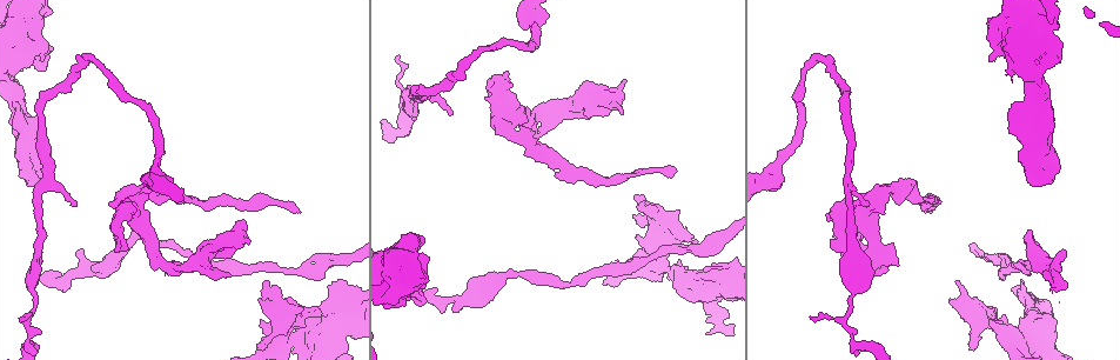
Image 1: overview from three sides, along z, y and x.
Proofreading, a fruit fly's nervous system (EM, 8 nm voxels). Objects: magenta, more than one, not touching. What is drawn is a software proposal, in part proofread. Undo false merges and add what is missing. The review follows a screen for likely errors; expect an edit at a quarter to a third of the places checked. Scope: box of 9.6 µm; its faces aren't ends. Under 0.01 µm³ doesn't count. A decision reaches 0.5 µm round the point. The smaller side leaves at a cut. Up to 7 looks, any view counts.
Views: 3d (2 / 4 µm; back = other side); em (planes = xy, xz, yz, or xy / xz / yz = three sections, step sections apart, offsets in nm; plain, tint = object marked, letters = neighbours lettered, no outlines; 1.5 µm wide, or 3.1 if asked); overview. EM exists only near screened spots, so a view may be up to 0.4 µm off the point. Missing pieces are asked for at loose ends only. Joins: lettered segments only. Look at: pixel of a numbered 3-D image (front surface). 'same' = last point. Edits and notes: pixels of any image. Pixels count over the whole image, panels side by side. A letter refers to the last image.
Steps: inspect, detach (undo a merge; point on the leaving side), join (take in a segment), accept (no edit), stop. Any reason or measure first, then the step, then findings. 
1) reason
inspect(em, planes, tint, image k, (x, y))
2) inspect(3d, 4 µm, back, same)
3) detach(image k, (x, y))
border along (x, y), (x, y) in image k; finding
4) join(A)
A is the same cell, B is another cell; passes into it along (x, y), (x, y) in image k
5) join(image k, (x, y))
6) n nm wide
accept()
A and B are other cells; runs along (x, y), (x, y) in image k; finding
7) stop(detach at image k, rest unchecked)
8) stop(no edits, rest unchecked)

free end
inspect(3d, 4 µm, image 1, (117, 245))

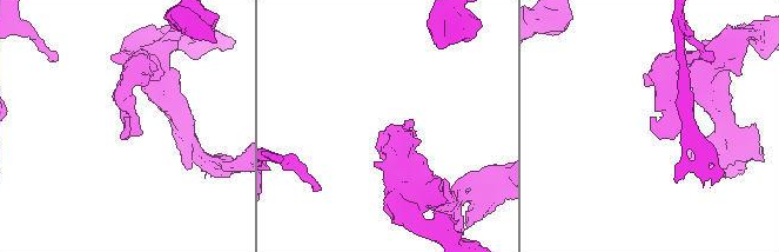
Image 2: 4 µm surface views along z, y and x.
inspect(em, xz, step 4, tint, image 2, (127, 124))

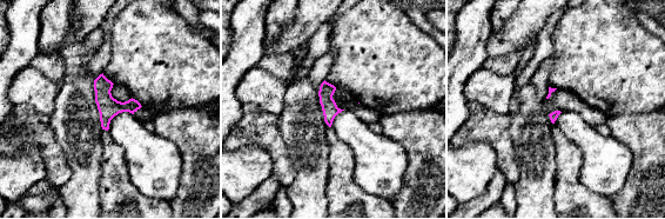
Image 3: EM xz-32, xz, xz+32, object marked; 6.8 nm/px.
inspect(em, planes, letters, same)

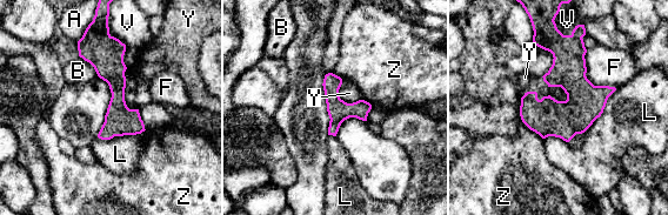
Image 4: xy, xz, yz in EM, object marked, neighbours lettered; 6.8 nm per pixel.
accept()
A, B, F, L, V, Y and Z are other cells; border along (127, 68), (125, 103), (137, 109) in image 4; no lettered segment goes on from it

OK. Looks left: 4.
thin end
inspect(em, yz, step 4, letters, image 1, (675, 168))

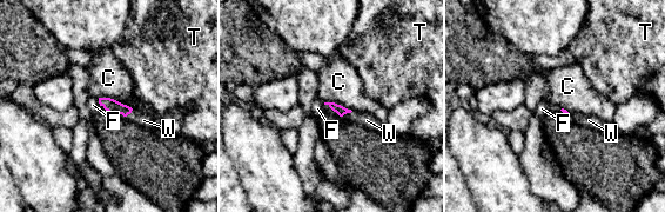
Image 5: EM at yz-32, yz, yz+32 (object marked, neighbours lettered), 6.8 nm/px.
cut it another way
inspect(em, planes, letters, same)

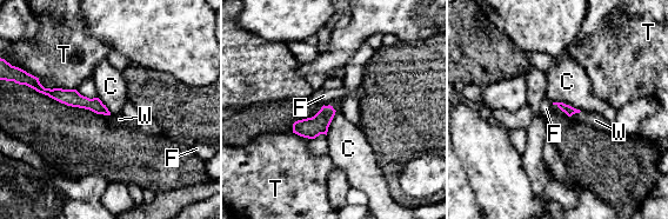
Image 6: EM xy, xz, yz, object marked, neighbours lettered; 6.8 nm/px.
70 nm wide
join(W)
W is the same cell, C, F and T are other cells; passes into it along (74, 99), (106, 114), (119, 119) in image 6; the neuron continues

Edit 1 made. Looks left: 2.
stop(join at image 6, rest unchecked)

